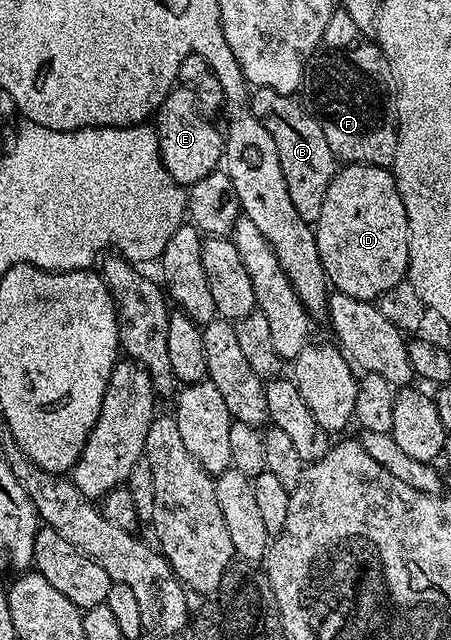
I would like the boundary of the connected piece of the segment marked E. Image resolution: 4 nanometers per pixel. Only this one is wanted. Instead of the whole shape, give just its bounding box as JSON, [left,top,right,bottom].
[156,88,224,188]

